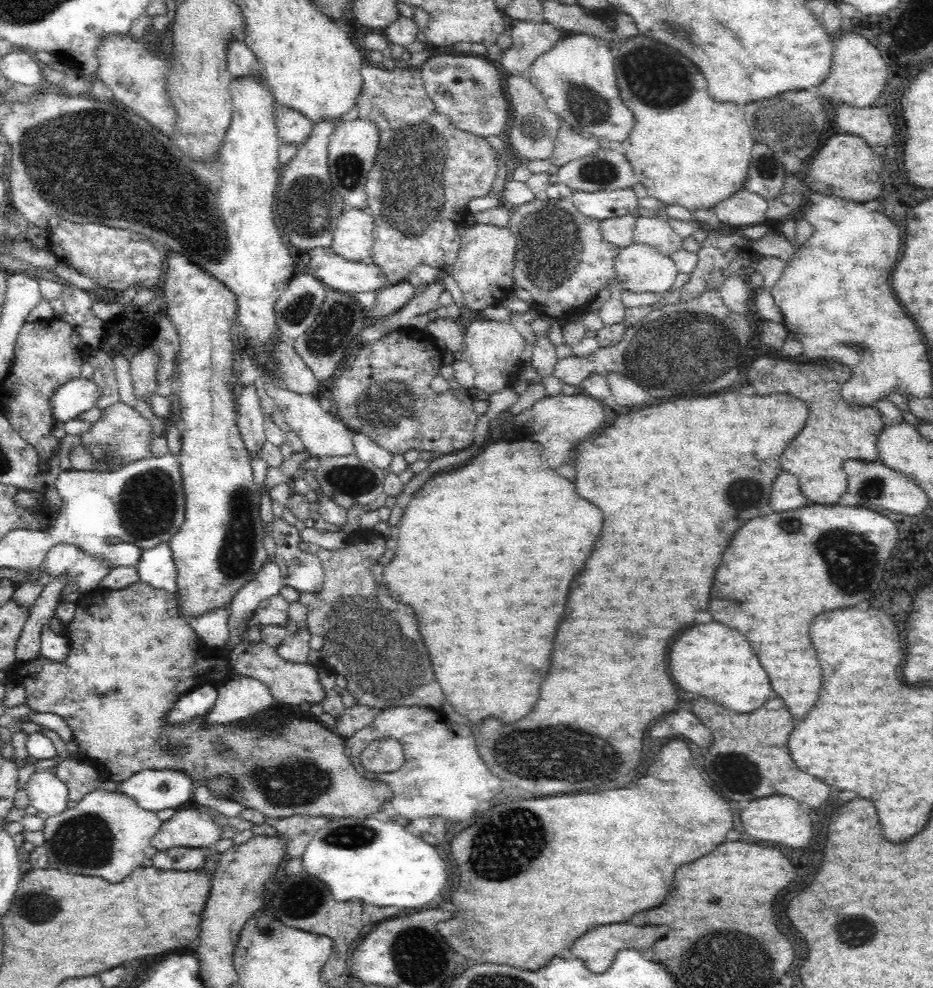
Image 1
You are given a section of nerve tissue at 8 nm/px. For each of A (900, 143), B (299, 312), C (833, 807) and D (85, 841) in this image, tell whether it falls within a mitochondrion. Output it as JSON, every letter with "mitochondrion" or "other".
{"A":"other","B":"mitochondrion","C":"other","D":"mitochondrion"}

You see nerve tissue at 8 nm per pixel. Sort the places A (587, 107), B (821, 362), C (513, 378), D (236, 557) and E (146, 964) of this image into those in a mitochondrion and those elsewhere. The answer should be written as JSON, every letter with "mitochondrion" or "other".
{"A":"mitochondrion","B":"other","C":"other","D":"mitochondrion","E":"other"}

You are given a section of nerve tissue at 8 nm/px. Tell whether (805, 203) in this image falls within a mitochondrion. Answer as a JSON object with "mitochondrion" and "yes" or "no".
{"mitochondrion":"no"}

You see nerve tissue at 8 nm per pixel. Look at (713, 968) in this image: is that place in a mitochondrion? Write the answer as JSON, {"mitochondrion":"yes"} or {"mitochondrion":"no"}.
{"mitochondrion":"yes"}

